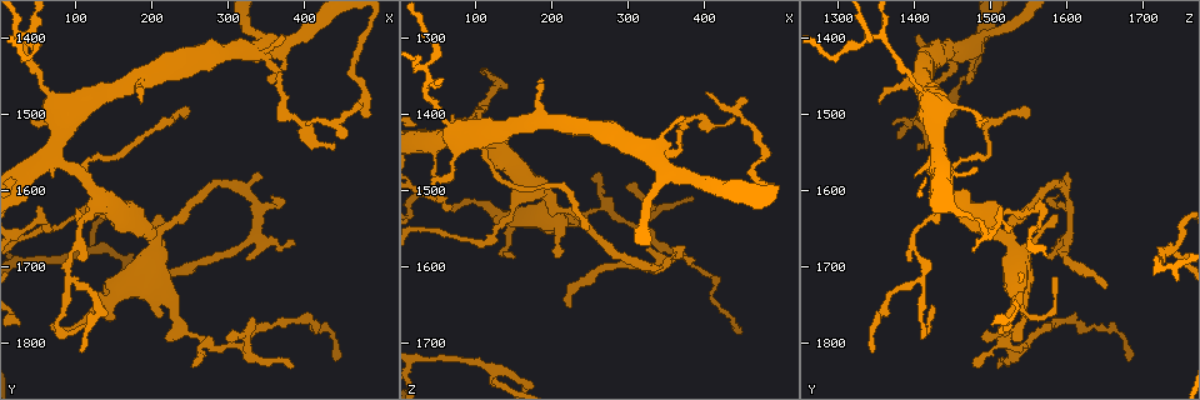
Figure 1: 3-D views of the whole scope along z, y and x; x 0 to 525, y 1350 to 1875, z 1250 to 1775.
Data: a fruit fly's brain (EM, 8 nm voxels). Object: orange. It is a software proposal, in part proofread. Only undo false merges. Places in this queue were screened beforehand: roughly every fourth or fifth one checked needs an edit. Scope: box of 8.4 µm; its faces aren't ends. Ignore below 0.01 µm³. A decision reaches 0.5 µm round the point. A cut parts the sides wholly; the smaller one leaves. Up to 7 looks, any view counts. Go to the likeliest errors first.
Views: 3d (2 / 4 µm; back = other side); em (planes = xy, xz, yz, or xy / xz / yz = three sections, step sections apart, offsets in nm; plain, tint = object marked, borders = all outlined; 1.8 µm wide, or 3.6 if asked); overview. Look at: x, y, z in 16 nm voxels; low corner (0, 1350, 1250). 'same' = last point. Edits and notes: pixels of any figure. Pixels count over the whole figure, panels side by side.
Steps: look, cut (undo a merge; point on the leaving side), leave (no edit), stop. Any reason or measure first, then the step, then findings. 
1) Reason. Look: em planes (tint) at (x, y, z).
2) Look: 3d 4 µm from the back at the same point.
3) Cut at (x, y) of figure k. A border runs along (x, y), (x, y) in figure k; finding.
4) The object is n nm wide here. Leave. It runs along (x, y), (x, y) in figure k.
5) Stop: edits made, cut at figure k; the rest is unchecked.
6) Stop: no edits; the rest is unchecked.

Four or more arms meet. Look: em xz step 4 (tint) at (40, 1395, 1340).

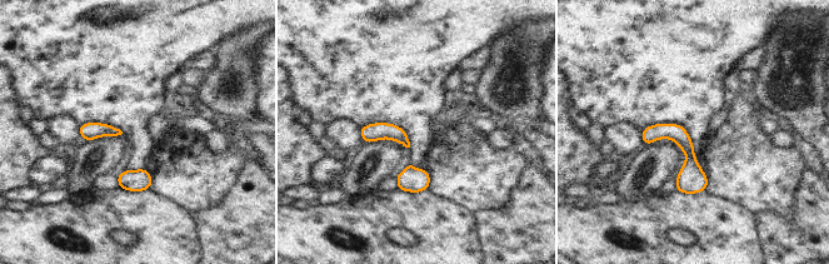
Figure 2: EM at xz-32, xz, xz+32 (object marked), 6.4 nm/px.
Look: em xy step 4 (tint) at the same point.

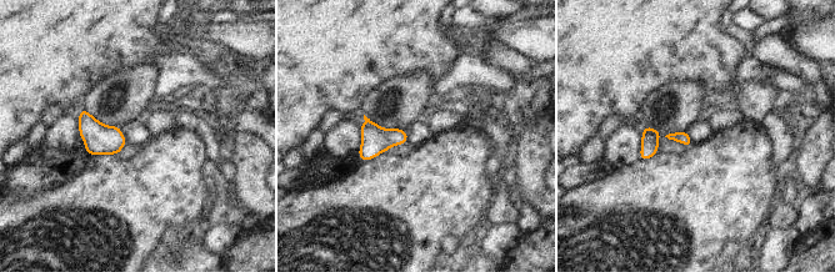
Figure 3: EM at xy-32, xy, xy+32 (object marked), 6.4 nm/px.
Leave. One neuron here.

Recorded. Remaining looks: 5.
Arms part here. Look: 3d 4 µm at (120, 1680, 1735).

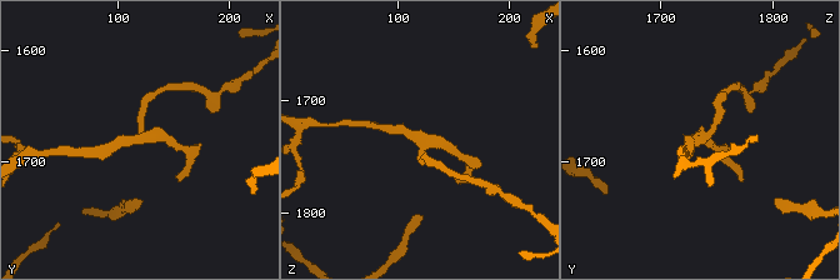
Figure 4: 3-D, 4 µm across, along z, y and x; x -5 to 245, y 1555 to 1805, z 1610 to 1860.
3 arms meet here. Look: em 3.6 µm xy step 4 (tint) at (120, 1680, 1738).

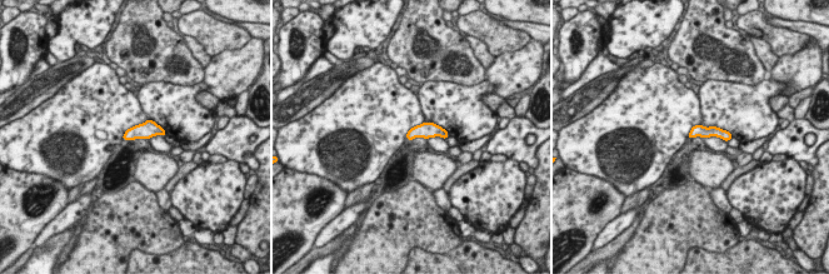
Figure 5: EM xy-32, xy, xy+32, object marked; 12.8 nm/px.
The object is 160 nm wide here. Leave. All the same neuron.

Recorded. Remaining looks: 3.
Abrupt turn. Look: 3d 2 µm at (315, 1805, 1545).

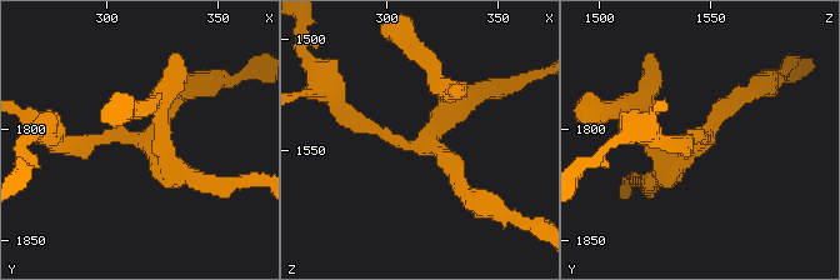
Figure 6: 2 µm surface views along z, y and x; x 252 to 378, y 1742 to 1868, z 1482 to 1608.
Need the tissue. Look: em planes (tint) at (317, 1806, 1545).

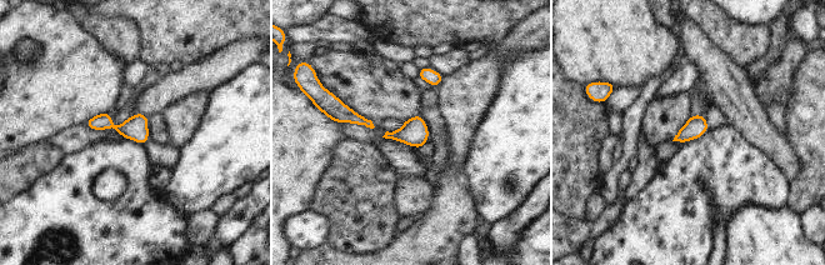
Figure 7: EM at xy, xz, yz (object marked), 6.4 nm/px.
Leave. Continuous, no second neuron.

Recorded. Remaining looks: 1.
Stop: no edits; the rest is unchecked.

